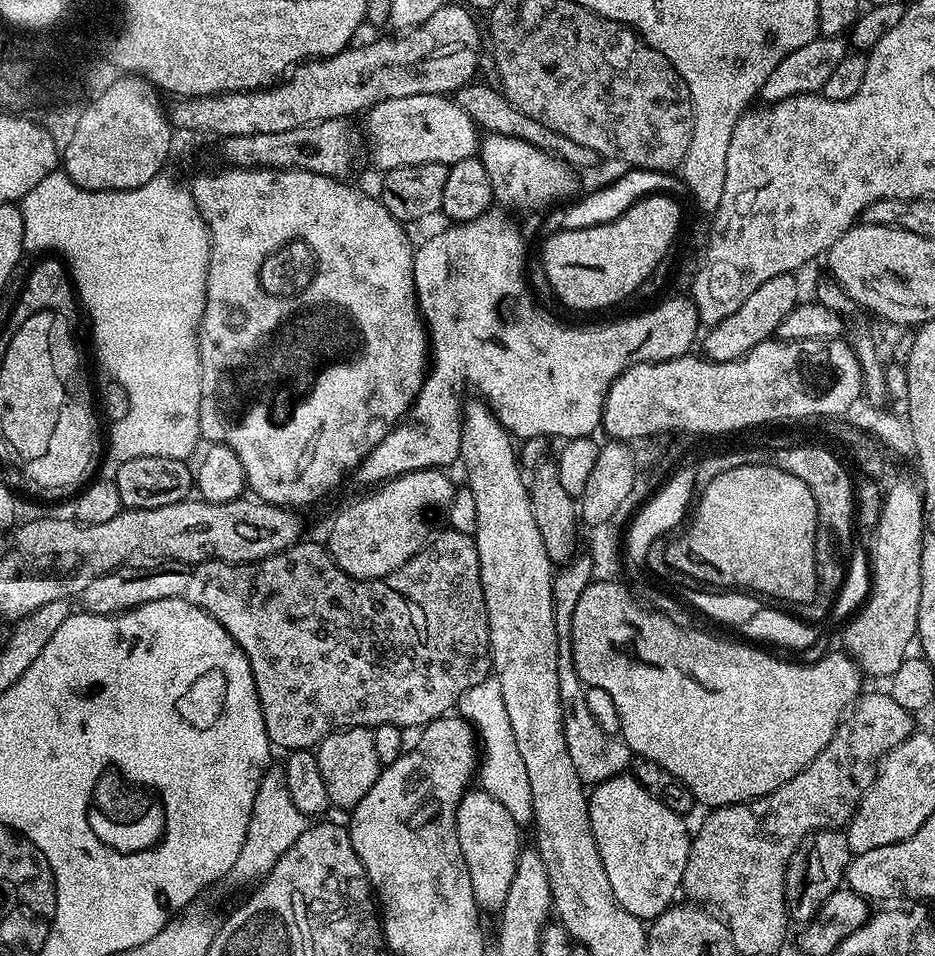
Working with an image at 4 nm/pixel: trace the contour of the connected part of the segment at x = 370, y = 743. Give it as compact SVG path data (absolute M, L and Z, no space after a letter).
M341 728L331 732L320 741L315 749L318 770L322 770L322 782L326 782L328 803L333 809L356 807L374 786L380 777L381 762L374 751L374 731L370 728Z

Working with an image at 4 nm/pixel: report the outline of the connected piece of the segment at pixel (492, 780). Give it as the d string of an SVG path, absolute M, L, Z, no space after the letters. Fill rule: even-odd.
M489 674L482 682L478 682L478 686L470 686L470 690L462 694L458 712L475 728L478 737L479 787L498 802L502 802L502 806L510 810L510 818L514 818L516 824L531 825L530 778L526 775L522 754L518 754L518 742L514 742L514 729L510 726L510 717L506 715L506 701L502 699L502 686L495 675Z

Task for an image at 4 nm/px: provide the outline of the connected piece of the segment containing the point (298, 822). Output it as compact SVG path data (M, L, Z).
M280 766L269 767L262 782L258 786L258 794L254 794L254 810L250 814L250 826L246 830L246 842L242 842L242 851L238 853L238 862L234 862L230 876L238 883L244 884L247 880L259 881L267 876L268 869L298 842L298 838L310 826L309 817L304 816L290 802L288 787L284 781L284 769Z

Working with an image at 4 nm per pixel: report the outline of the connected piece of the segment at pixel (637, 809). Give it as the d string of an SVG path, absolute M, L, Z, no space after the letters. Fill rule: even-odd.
M621 774L595 785L588 797L588 813L590 826L594 830L594 842L598 846L606 878L610 878L610 890L614 890L614 898L639 920L655 920L672 907L684 883L688 851L692 845L690 828L688 832L687 826L684 825L685 817L662 806L662 802L651 796L631 774Z

